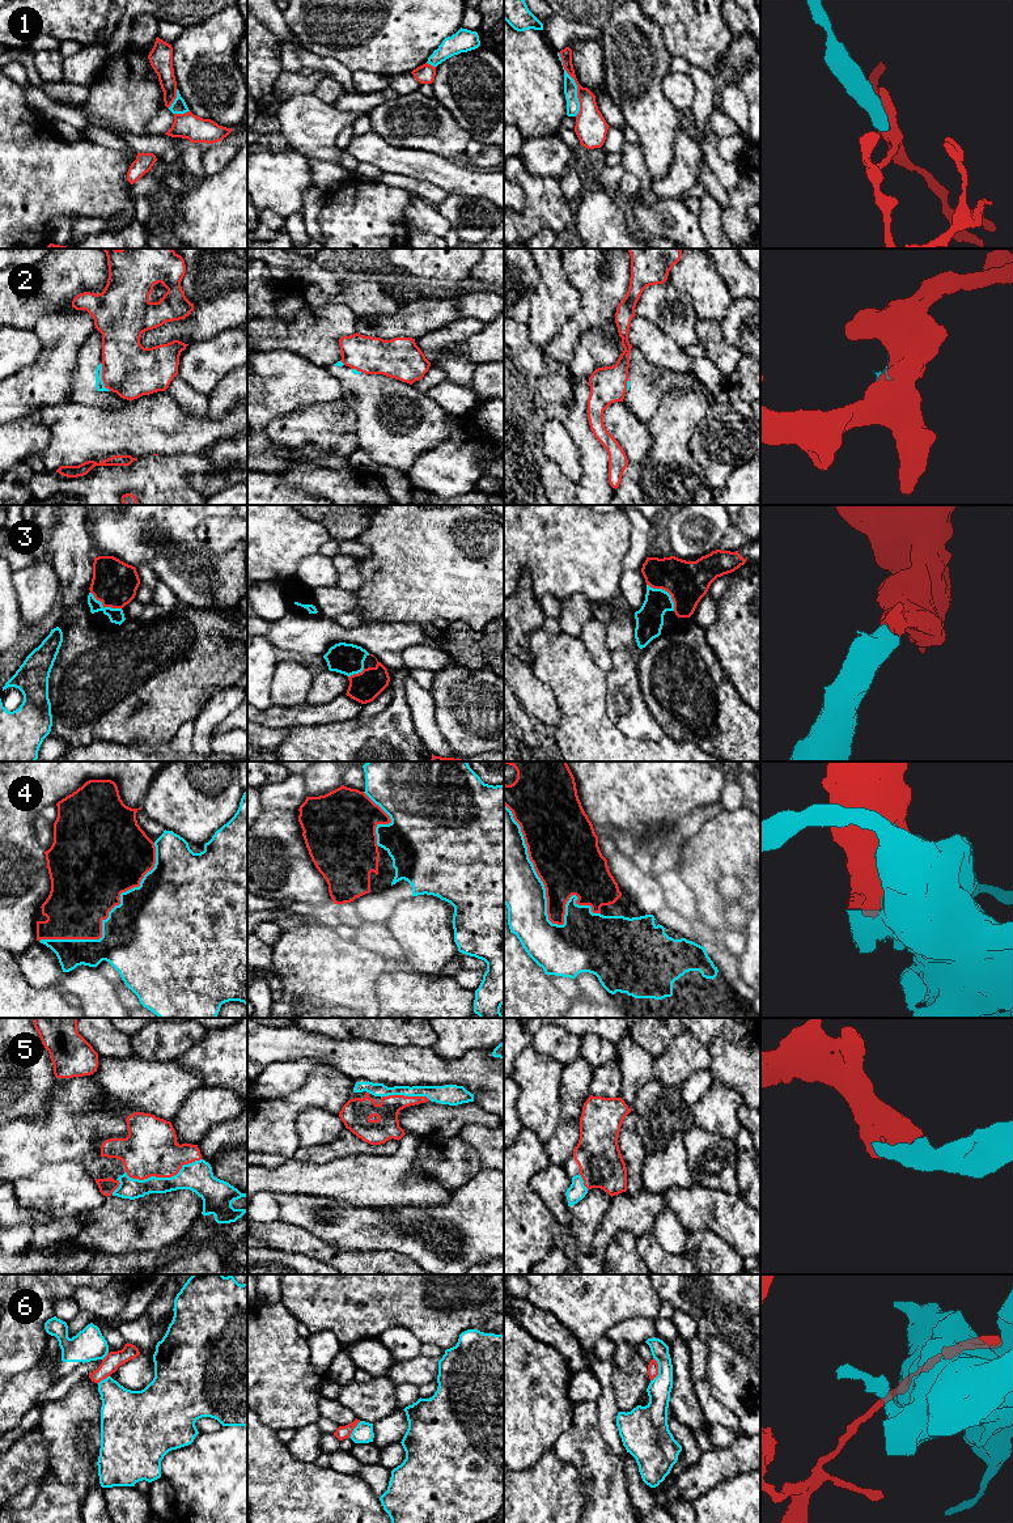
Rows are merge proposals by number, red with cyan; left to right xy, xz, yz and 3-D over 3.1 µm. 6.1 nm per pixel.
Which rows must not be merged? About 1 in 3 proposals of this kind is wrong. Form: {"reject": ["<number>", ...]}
{"reject": ["1", "2", "4", "6"]}

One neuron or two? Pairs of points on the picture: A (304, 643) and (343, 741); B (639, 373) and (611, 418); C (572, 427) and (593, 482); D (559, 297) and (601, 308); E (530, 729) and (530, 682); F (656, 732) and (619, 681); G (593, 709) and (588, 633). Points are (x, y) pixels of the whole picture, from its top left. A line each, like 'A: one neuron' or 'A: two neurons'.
A: two neurons
B: two neurons
C: one neuron
D: two neurons
E: two neurons
F: one neuron
G: two neurons

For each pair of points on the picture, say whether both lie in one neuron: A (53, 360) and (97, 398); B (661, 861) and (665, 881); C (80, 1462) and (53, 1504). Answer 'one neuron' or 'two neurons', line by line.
A: two neurons
B: two neurons
C: two neurons

